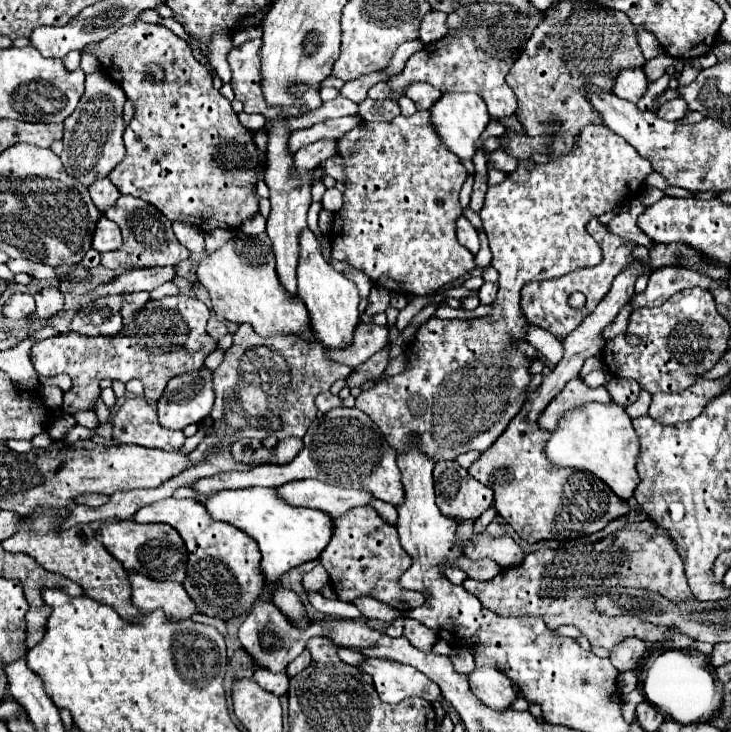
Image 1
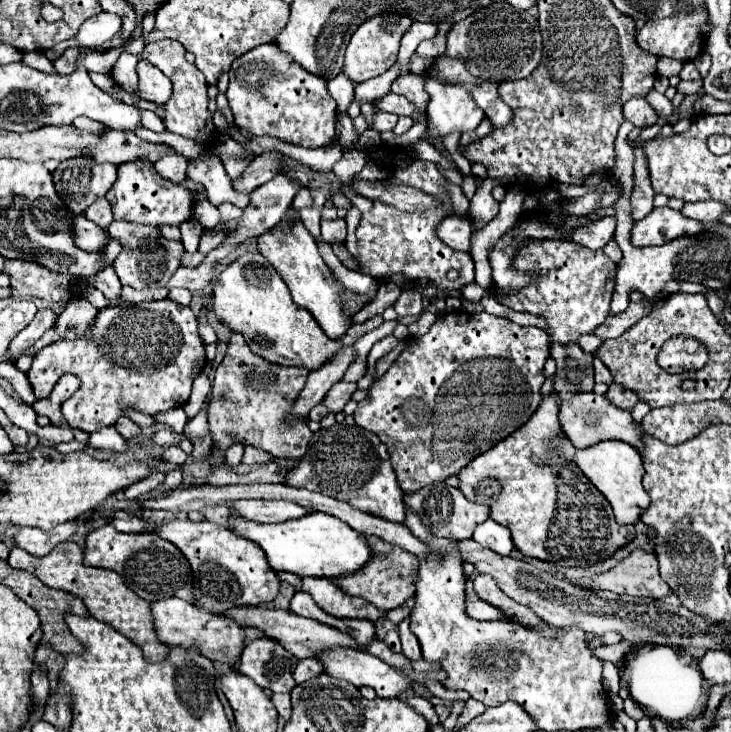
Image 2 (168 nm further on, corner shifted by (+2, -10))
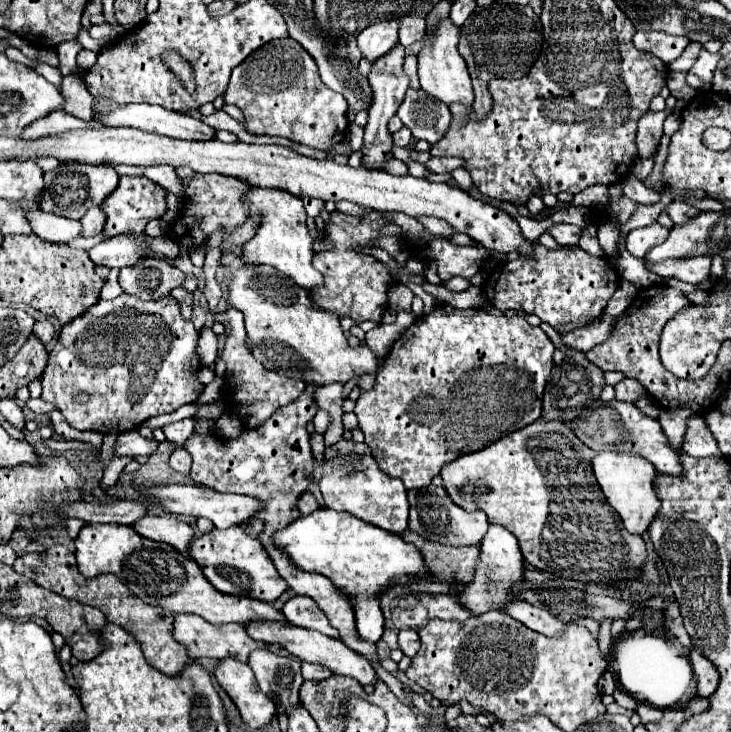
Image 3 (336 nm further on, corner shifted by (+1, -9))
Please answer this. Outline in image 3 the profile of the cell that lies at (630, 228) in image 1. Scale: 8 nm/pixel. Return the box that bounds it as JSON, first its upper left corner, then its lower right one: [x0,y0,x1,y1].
[547,224,581,246]

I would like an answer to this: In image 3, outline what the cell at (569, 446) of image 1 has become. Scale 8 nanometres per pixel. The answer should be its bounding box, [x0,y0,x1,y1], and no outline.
[593,452,661,534]

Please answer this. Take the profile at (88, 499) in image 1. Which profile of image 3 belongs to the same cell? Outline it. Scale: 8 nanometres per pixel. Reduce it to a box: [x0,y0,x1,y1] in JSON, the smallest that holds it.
[133,516,195,558]

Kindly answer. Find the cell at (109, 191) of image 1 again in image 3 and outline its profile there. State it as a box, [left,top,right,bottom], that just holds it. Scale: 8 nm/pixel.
[81,206,105,238]

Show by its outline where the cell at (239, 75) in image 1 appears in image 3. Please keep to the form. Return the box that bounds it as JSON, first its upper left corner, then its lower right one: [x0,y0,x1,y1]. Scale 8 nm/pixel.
[223,38,349,152]

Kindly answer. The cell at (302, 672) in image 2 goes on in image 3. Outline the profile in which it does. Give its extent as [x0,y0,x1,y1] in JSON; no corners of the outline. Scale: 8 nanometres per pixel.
[301,662,331,680]

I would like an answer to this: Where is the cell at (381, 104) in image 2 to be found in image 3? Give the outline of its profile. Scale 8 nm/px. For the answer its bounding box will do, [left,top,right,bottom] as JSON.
[397,90,451,142]

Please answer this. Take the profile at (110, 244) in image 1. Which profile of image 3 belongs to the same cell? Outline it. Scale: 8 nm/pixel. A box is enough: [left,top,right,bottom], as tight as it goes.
[29,210,81,242]

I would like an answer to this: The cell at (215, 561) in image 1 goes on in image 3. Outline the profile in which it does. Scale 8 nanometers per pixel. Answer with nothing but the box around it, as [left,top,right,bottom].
[189,526,287,602]

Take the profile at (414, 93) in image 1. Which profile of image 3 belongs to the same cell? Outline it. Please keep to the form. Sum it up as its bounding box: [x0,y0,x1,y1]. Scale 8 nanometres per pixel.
[403,54,419,88]

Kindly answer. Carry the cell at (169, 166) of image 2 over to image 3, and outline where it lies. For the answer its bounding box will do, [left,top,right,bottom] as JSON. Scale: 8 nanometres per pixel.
[105,162,183,200]

